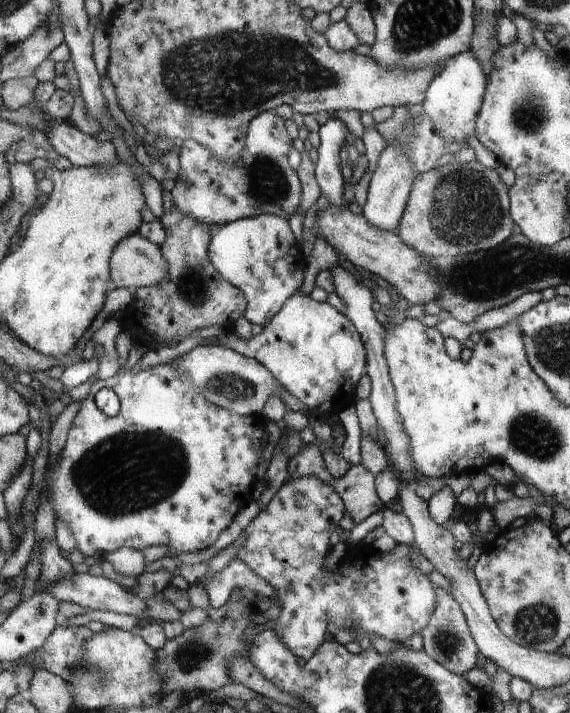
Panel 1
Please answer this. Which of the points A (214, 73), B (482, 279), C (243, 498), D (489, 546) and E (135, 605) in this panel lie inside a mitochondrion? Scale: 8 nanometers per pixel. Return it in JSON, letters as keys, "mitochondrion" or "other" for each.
{"A":"mitochondrion","B":"mitochondrion","C":"other","D":"other","E":"other"}

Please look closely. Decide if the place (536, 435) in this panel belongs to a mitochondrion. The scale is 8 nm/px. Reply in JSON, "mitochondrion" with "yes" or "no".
{"mitochondrion":"yes"}

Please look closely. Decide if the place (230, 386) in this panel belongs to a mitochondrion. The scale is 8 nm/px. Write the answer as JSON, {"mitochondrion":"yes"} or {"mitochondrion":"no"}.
{"mitochondrion":"yes"}

